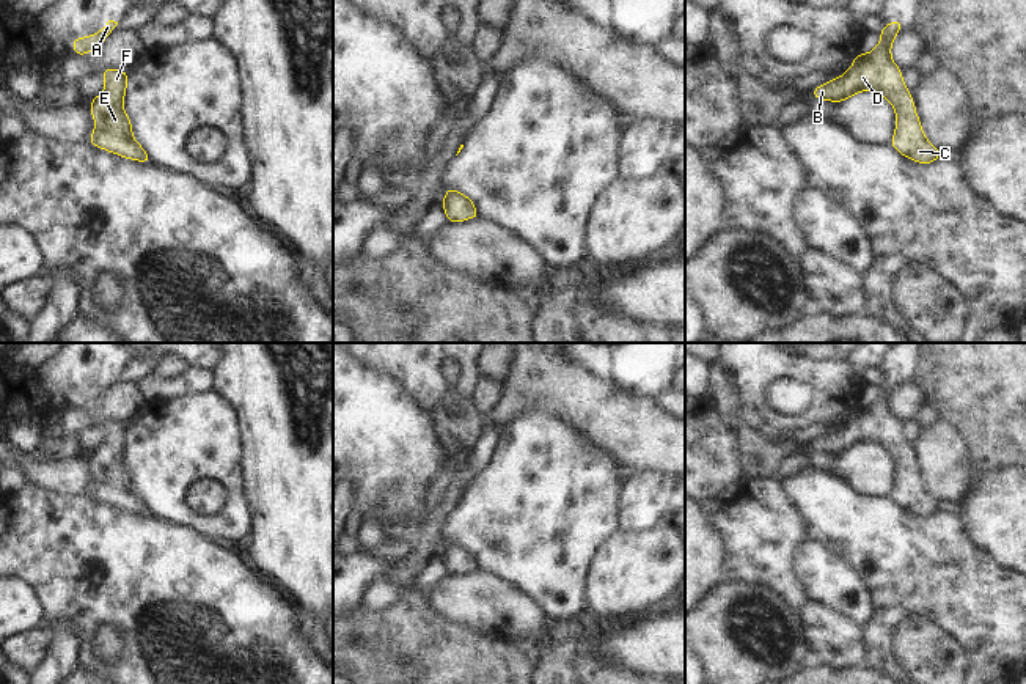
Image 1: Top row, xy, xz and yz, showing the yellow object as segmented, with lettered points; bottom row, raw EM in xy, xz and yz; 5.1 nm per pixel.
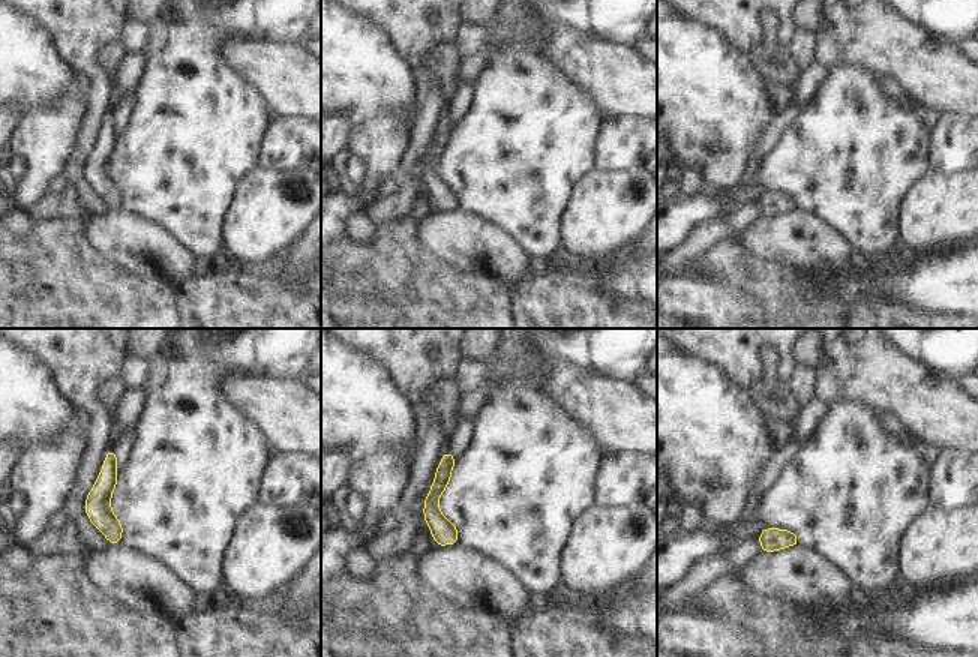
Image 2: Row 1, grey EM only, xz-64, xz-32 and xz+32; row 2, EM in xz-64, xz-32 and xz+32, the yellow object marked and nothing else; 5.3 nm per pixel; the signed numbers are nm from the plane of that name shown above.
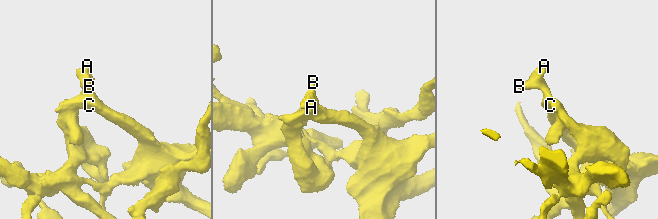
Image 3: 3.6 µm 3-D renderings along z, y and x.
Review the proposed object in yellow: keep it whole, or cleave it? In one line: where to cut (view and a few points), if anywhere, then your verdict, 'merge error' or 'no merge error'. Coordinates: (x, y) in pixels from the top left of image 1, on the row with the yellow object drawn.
cut none; no merge error

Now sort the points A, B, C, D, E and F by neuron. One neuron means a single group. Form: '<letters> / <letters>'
A B C D E F

